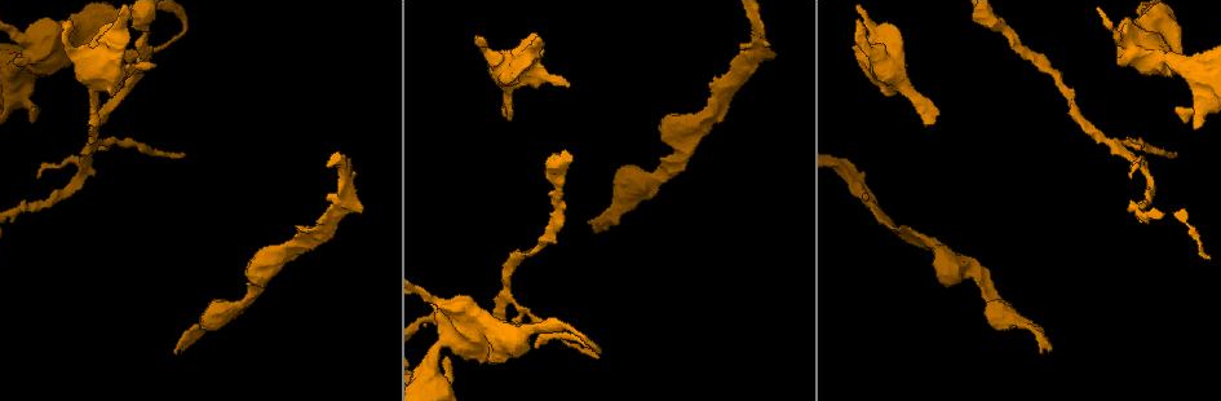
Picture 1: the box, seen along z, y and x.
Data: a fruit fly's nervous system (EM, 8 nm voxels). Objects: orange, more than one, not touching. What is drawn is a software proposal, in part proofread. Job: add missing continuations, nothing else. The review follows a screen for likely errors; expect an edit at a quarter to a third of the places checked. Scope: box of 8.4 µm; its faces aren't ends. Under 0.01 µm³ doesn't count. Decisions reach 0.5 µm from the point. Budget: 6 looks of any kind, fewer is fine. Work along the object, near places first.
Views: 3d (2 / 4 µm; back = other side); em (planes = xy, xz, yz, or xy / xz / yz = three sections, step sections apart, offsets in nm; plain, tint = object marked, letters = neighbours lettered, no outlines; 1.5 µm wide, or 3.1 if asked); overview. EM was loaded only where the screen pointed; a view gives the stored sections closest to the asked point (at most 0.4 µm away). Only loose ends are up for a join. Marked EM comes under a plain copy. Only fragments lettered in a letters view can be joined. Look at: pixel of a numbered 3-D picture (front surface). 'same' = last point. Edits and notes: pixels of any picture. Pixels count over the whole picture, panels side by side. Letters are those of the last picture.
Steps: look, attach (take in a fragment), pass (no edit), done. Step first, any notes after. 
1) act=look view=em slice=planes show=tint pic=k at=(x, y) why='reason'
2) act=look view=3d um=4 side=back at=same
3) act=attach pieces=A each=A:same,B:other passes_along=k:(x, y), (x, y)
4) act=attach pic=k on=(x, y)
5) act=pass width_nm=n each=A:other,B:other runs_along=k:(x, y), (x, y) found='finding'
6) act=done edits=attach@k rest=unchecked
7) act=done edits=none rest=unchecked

act=look view=em slice=planes show=tint pic=1 at=(1131, 176) why='thin end'

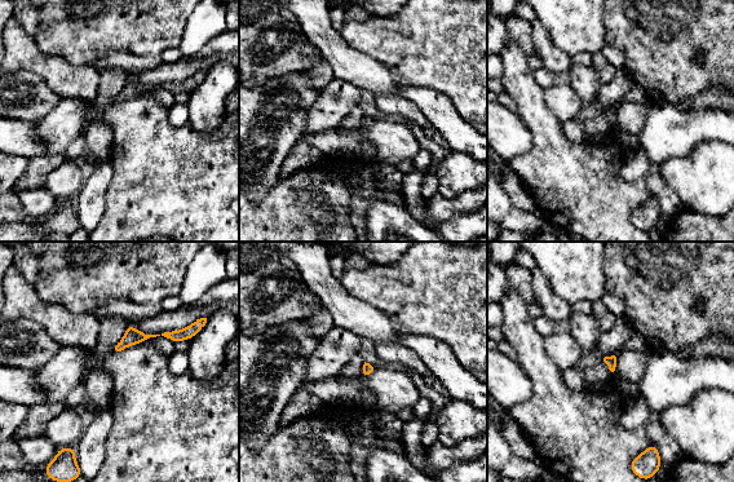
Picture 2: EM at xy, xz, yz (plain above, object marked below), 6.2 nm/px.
act=look view=em slice=planes show=letters at=same

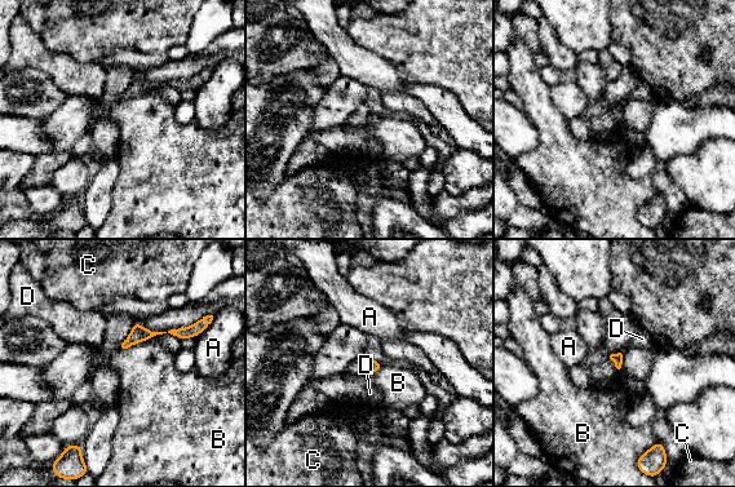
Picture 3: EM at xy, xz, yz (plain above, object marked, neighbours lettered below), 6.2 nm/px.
act=pass each=A:other,B:other,C:other,D:other border=3:(150, 339), (122, 348) found='no lettered fragment goes on from it'

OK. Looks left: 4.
act=look view=3d um=4 side=back pic=1 at=(155, 63) why='free end'

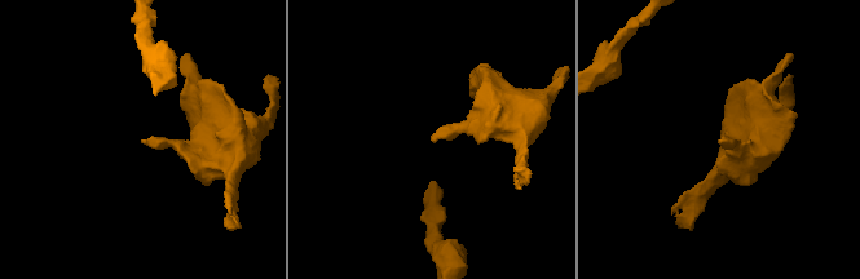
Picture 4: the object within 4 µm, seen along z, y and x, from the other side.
act=look view=em slice=planes show=tint pic=4 at=(720, 140) why='shape alone is not enough'

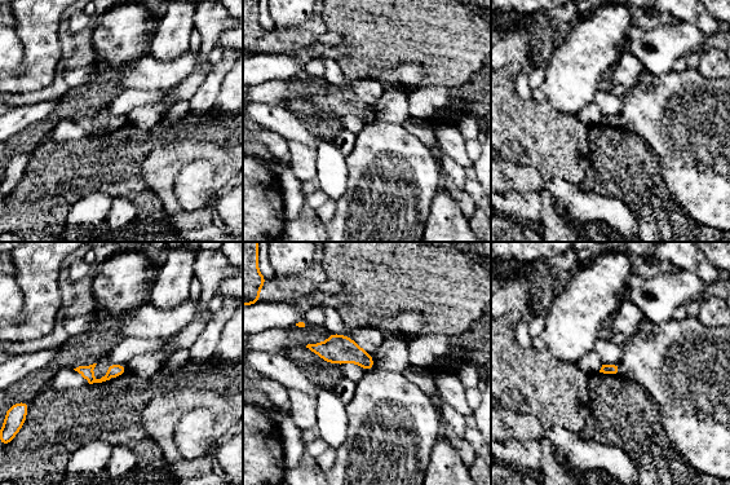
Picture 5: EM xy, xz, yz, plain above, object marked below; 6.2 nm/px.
act=look view=em slice=planes show=letters at=same

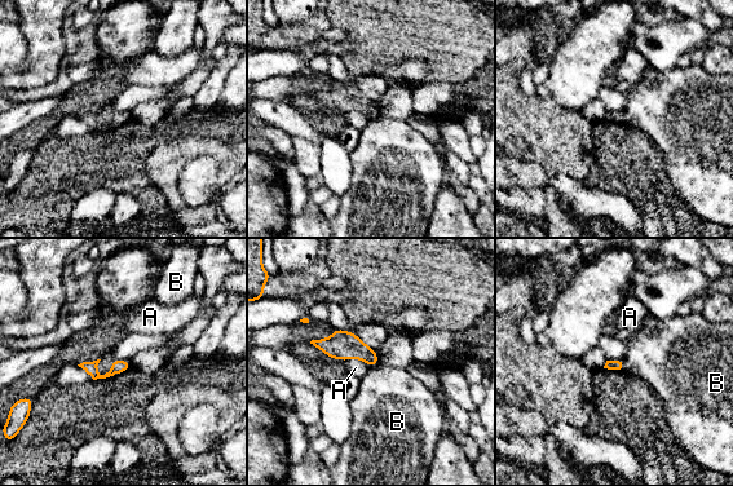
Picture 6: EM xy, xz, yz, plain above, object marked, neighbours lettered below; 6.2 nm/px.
act=pass each=A:other,B:other border=6:(622, 359), (625, 369) found='no lettered fragment goes on from it'

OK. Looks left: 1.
act=look view=em slice=planes show=letters pic=1 at=(483, 37) why='an open end'

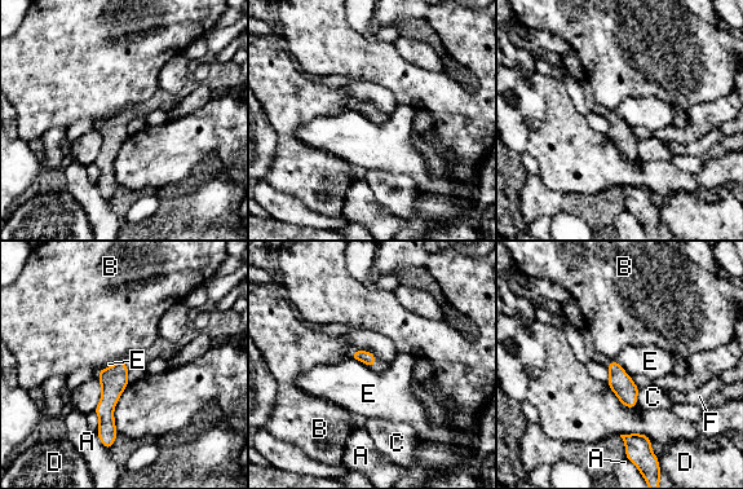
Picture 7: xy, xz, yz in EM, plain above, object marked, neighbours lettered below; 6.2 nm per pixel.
act=pass longest_contact=A:160nm each=A:other,B:other,C:other,D:other,E:other,F:other border=7:(353, 351), (349, 357) found='none of them fits'

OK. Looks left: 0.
act=done edits=none rest=unchecked

